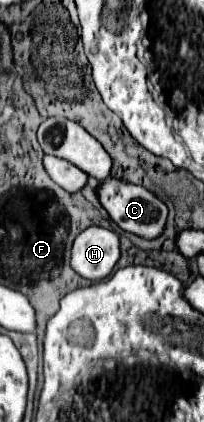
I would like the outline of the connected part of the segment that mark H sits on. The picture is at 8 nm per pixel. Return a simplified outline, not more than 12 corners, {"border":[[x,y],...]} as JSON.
{"border":[[87,227],[71,249],[71,267],[105,279],[119,259],[119,237]]}

